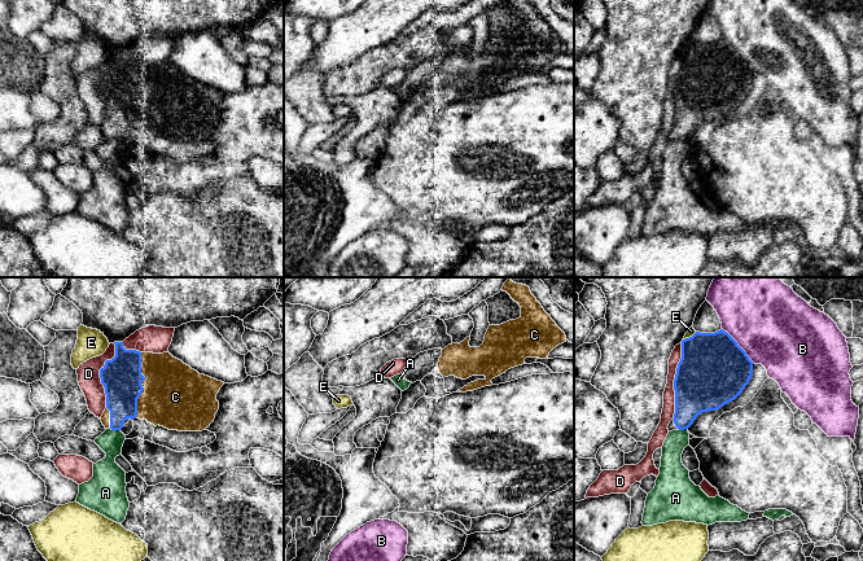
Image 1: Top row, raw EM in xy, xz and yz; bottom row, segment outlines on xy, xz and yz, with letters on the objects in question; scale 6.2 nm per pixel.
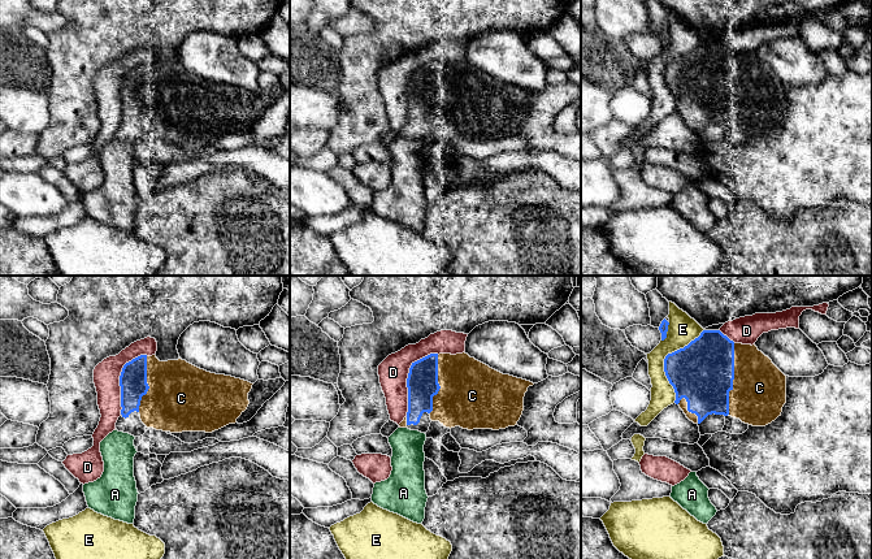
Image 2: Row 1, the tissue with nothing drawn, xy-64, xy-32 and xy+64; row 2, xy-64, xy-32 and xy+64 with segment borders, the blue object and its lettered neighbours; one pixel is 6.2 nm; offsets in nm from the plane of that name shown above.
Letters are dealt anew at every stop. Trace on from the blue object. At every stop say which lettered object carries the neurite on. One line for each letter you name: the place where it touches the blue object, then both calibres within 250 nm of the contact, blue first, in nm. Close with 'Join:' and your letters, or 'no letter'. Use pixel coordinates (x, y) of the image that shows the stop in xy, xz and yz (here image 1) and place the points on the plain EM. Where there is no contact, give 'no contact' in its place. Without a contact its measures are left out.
C: xy (141, 95) | 240/400 nm
Join: C

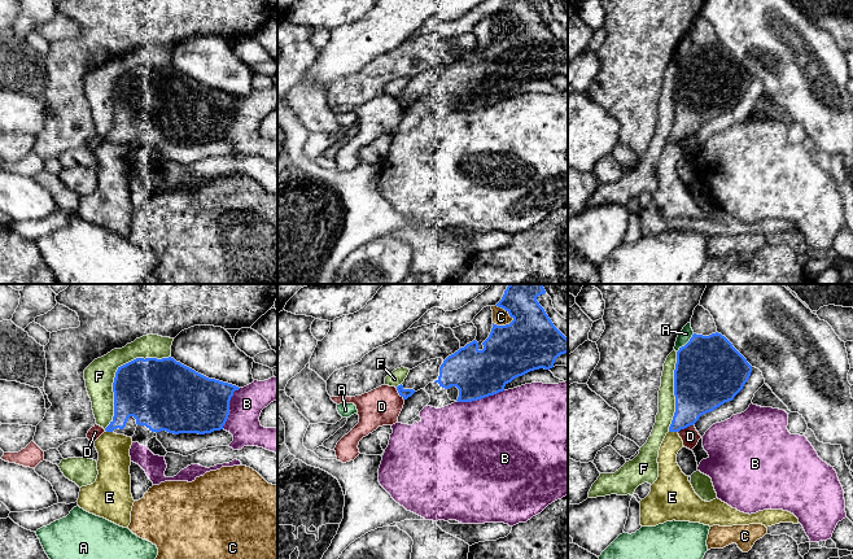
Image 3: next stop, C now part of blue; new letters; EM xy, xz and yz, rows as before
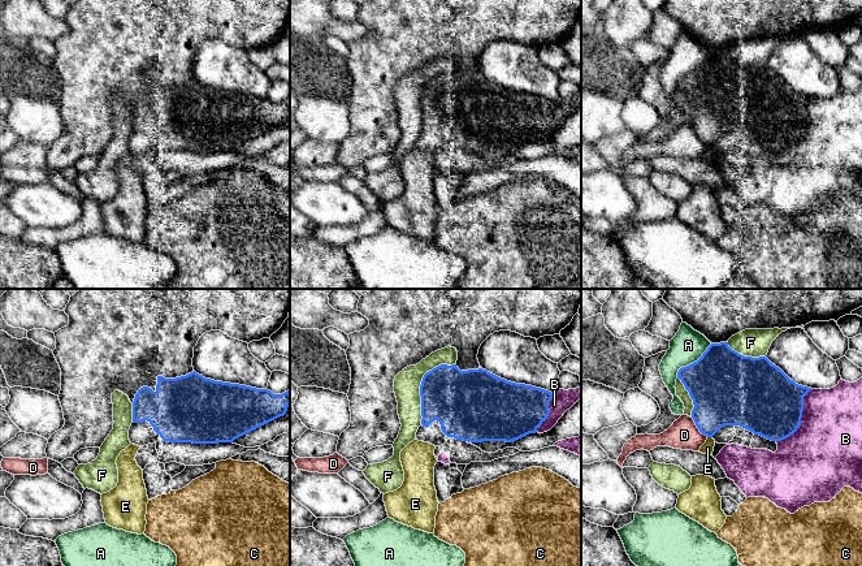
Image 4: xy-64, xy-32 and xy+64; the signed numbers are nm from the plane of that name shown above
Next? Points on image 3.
Join: no letter

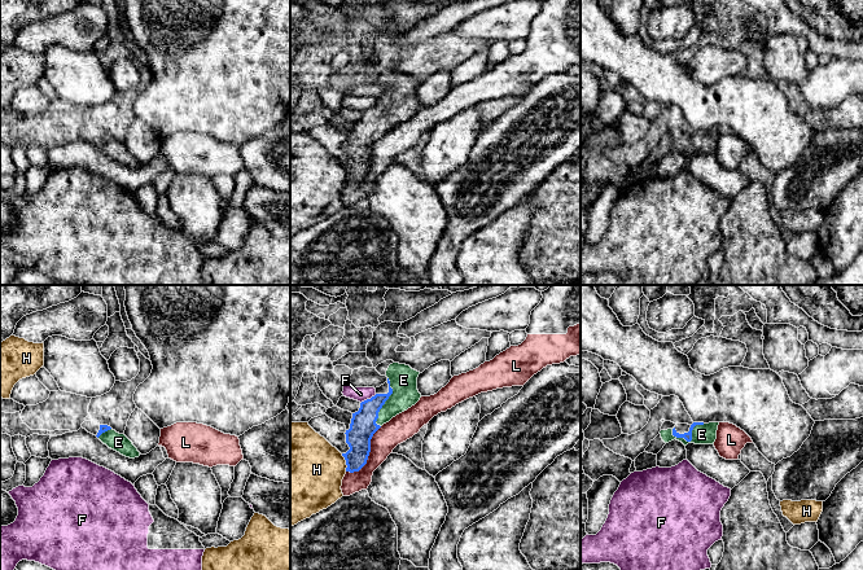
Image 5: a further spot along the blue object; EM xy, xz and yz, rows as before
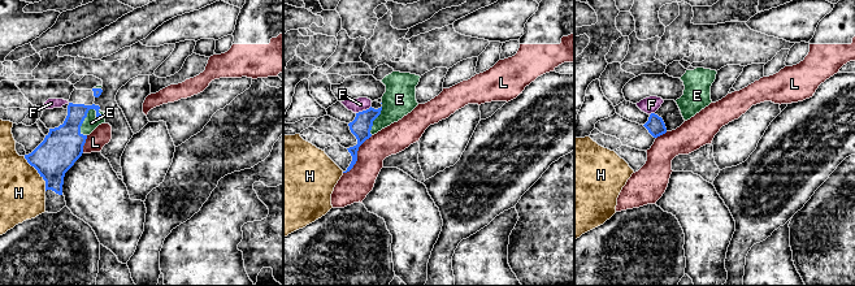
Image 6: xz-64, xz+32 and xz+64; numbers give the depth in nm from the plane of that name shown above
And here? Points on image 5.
E: xz (385, 110) | 160/180 nm
Join: E

